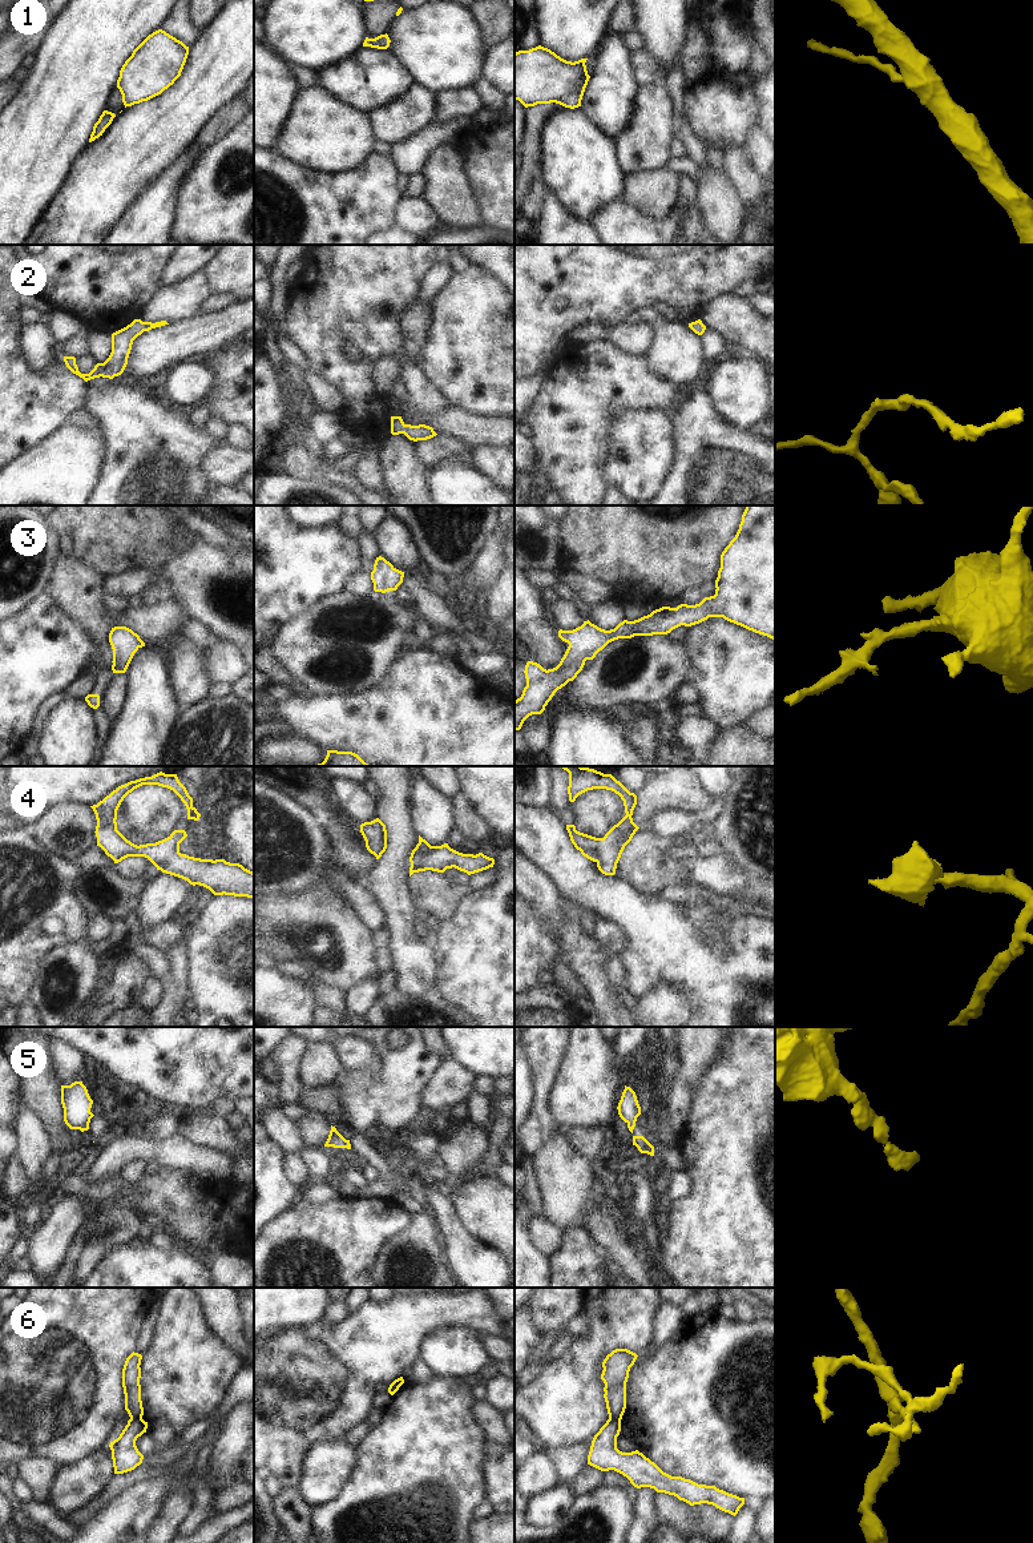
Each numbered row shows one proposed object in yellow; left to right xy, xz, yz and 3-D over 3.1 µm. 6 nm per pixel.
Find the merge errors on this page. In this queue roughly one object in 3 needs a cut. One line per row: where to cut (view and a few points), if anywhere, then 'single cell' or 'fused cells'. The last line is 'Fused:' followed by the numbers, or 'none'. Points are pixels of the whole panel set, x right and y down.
1: no cut | single cell
2: no cut | single cell
3: no cut | single cell
4: no cut | single cell
5: no cut | single cell
6: xy (141, 1417), (130, 1419) | fused cells
Fused: 6

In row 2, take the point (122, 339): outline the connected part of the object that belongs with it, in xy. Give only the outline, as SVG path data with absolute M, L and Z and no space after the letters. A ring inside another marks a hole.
M134 319L126 327L112 334L112 352L104 363L97 363L89 374L81 374L76 364L74 356L64 356L66 367L85 382L94 378L109 378L113 379L124 372L128 358L132 350L133 341L141 335L144 331L149 331L156 327L169 325L166 321L161 322L142 322L141 319Z

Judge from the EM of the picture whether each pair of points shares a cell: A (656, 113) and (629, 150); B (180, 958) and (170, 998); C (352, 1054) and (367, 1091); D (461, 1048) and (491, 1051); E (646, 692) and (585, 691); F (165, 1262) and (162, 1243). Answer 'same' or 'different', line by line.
A: same
B: same
C: different
D: same
E: same
F: different

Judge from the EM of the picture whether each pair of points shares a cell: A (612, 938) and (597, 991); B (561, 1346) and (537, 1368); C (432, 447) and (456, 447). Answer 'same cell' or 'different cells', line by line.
A: different cells
B: same cell
C: same cell

